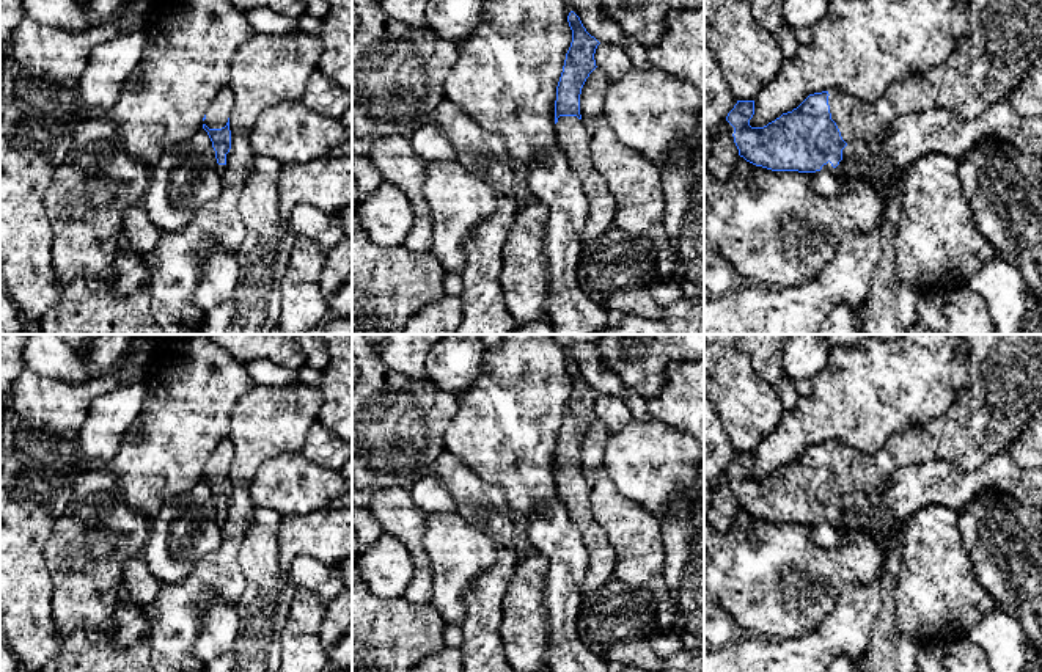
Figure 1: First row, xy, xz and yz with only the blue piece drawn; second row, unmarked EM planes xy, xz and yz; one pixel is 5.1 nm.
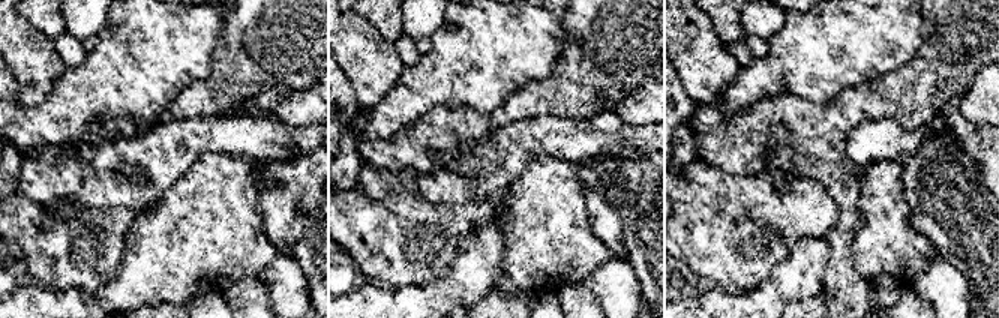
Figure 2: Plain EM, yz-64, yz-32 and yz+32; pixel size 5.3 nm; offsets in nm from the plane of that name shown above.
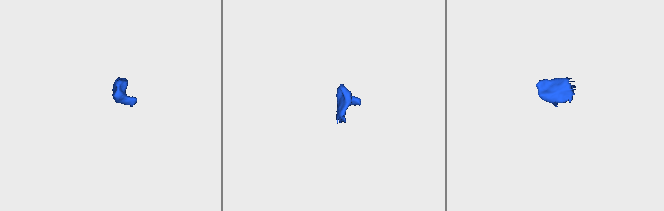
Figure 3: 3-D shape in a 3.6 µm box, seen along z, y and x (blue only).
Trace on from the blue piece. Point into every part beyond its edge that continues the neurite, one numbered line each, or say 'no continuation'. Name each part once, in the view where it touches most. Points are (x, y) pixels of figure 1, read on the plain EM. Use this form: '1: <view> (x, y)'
1: yz (1005, 393)

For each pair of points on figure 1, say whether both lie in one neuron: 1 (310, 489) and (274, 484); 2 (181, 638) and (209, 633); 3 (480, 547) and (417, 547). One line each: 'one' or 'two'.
1: one
2: two
3: two

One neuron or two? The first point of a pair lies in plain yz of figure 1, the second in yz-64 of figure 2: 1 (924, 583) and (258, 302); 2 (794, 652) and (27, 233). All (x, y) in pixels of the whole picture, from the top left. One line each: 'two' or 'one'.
1: two
2: two

